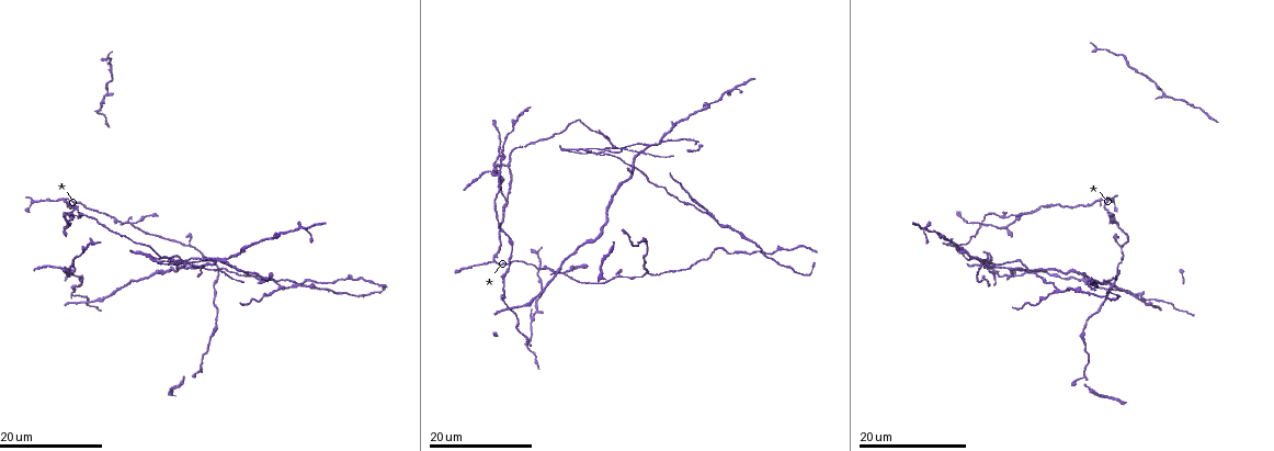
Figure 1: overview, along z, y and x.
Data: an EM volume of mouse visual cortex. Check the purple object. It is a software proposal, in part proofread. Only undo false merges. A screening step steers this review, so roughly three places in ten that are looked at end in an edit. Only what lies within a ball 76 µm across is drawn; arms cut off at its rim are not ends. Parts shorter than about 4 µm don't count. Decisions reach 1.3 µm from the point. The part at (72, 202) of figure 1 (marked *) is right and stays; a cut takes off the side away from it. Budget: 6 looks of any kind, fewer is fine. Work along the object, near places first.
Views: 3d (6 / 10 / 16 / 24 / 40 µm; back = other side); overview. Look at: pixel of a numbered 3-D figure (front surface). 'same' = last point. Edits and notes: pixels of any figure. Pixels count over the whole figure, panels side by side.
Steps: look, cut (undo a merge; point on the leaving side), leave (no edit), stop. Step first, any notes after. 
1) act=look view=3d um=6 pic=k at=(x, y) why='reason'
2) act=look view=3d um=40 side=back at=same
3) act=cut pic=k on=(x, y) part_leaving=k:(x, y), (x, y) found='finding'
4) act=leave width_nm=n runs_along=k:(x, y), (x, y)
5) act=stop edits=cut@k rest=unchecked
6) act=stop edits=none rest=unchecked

act=look view=3d um=24 pic=1 at=(123, 223) why='four arms meet'

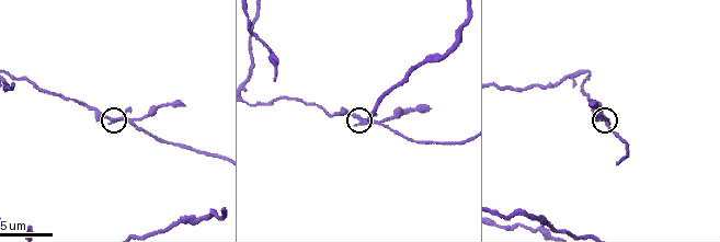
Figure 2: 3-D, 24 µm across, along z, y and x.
act=look view=3d um=6 pic=2 at=(361, 118)

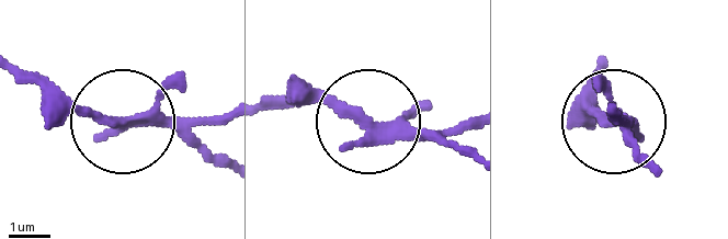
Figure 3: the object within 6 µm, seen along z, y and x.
act=cut pic=3 on=(215, 118) width_nm=250 part_leaving=3:(158, 121), (217, 117) found='two neurons meet here'

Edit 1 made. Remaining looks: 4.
act=look view=3d um=24 pic=1 at=(611, 147) why='four arms meet'

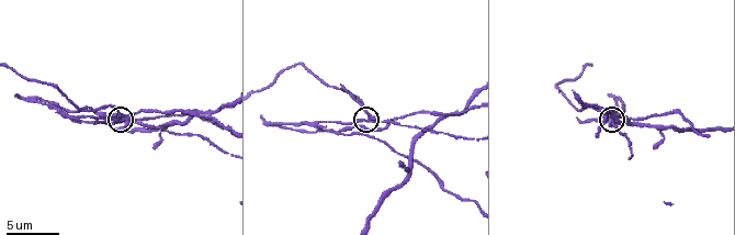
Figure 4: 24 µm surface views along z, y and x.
act=look view=3d um=6 pic=4 at=(368, 119)

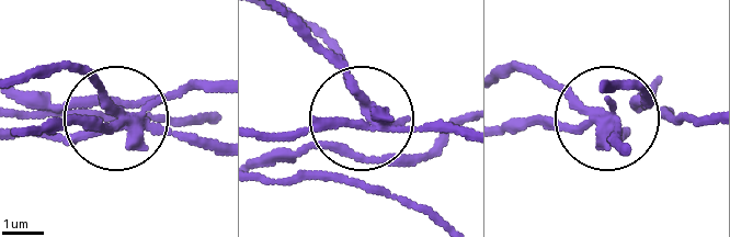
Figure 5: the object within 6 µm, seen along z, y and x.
act=look view=3d um=6 side=back pic=5 at=(364, 122)

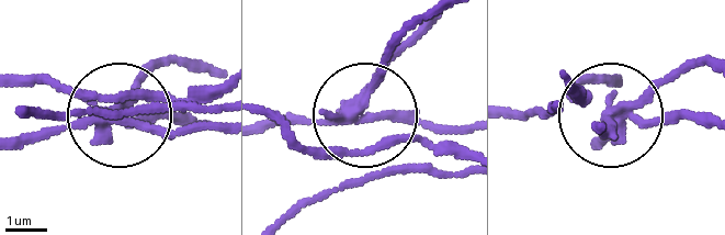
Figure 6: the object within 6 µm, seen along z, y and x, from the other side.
act=cut pic=6 on=(666, 123) side_arm_um=14 part_leaving=6:(352, 109), (464, 130) found='two neurons meet here'

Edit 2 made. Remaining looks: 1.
act=stop edits=cut@3,cut@6 rest=unchecked

